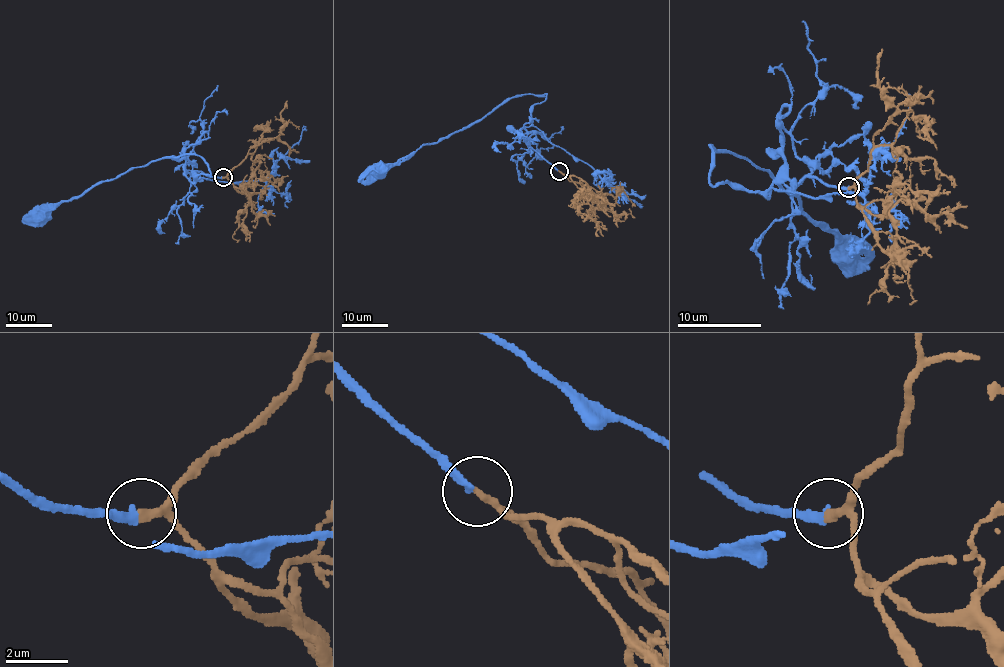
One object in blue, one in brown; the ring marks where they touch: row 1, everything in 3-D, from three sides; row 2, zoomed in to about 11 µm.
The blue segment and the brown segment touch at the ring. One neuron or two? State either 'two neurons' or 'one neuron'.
one neuron

